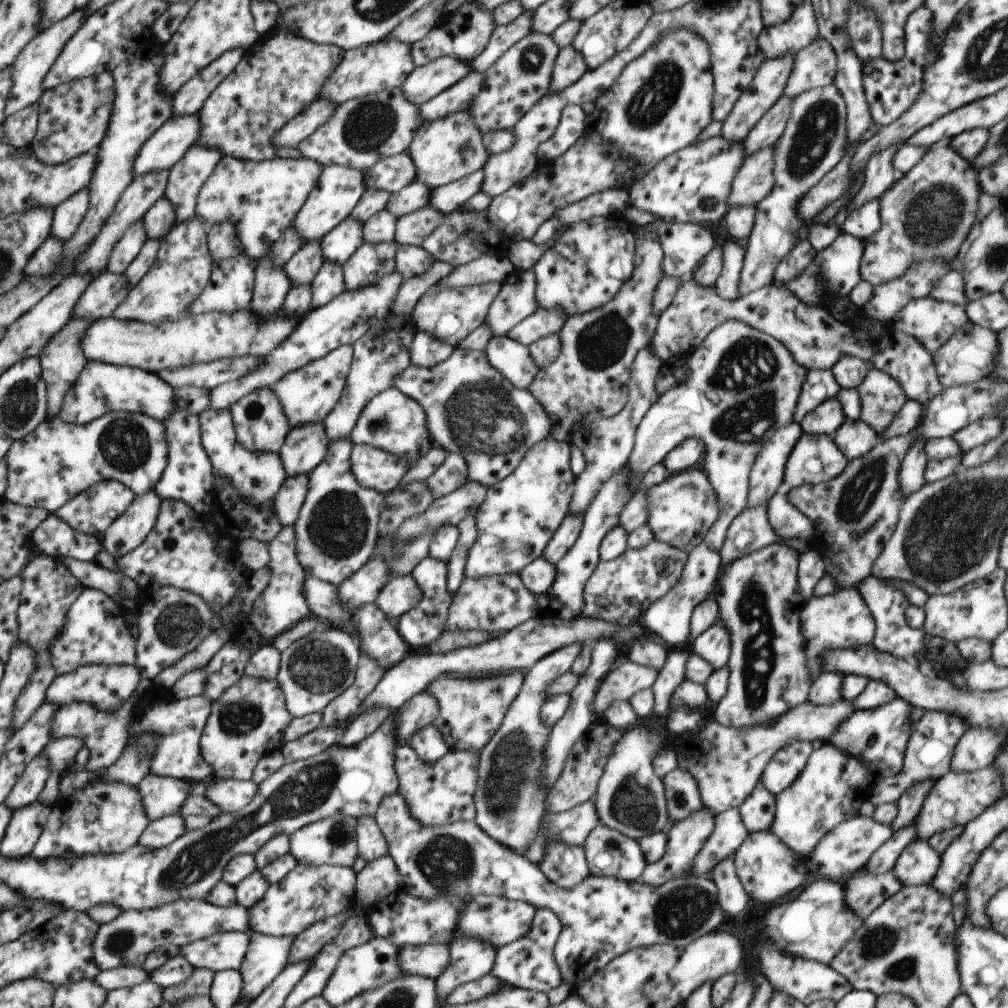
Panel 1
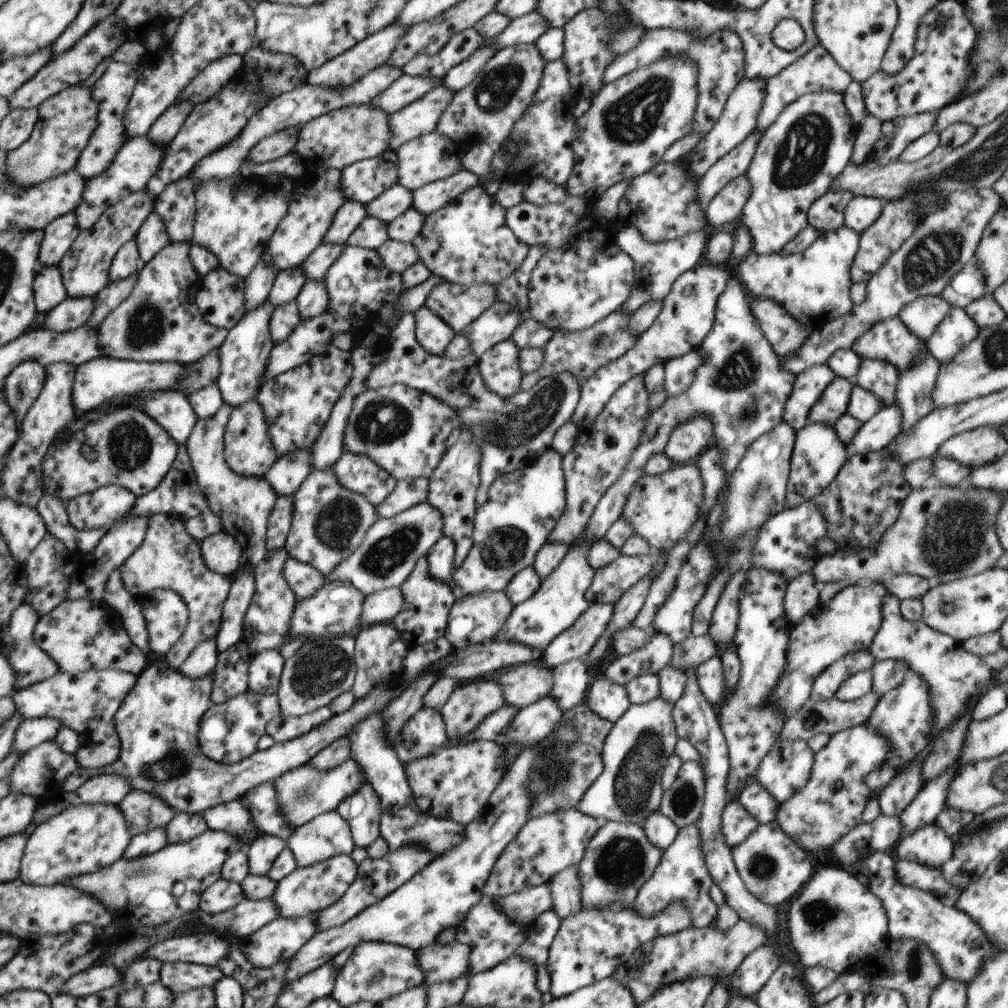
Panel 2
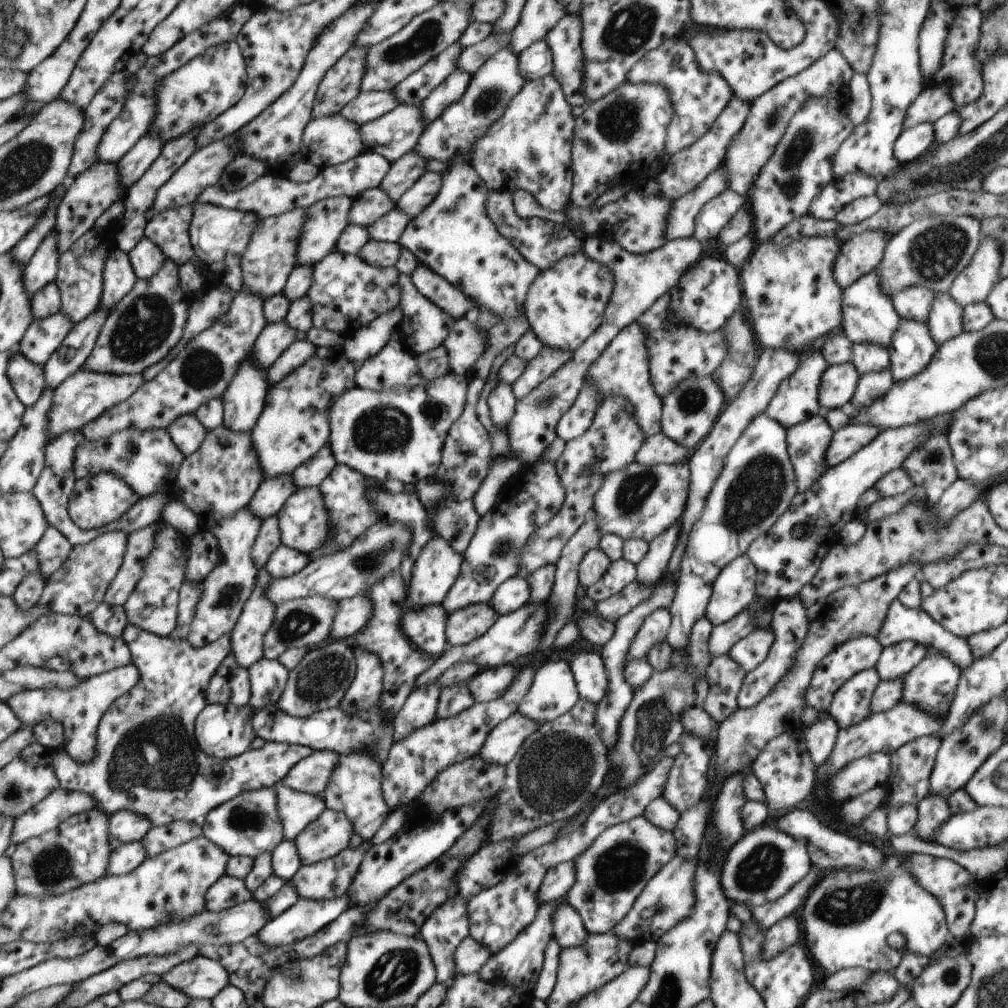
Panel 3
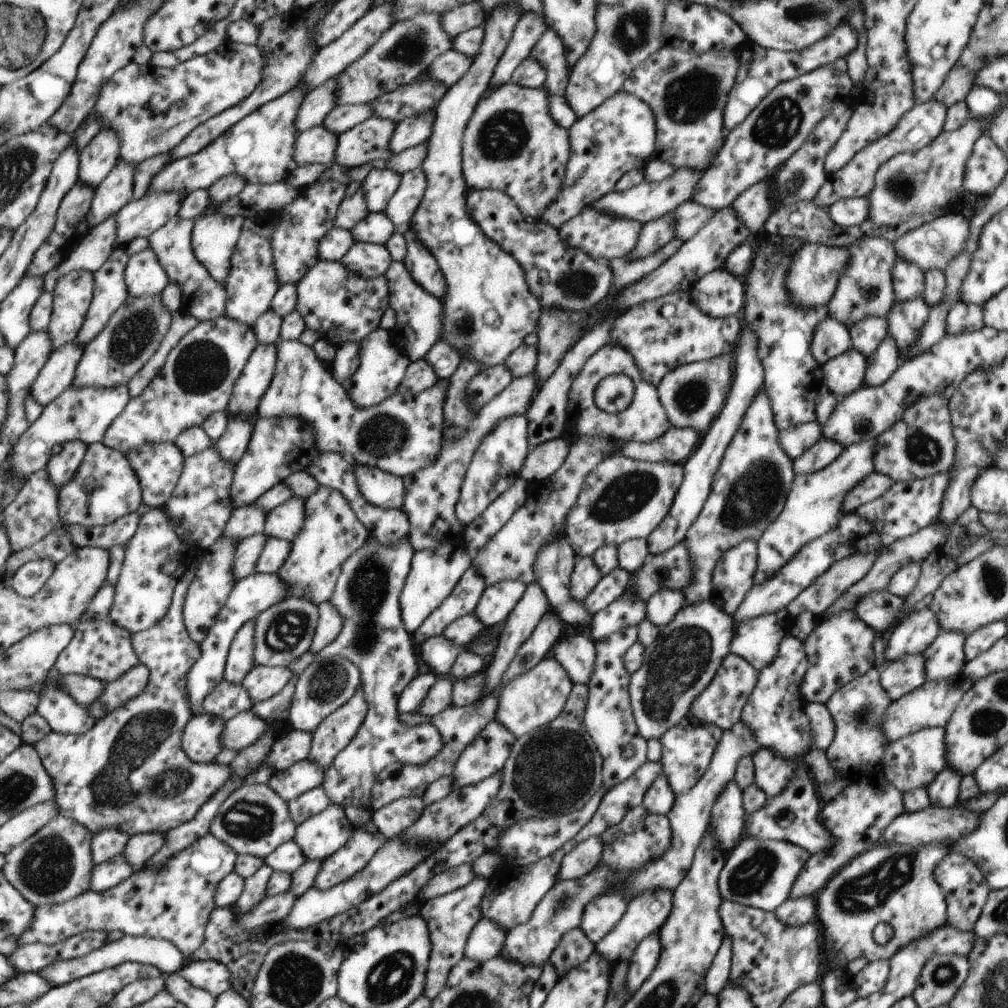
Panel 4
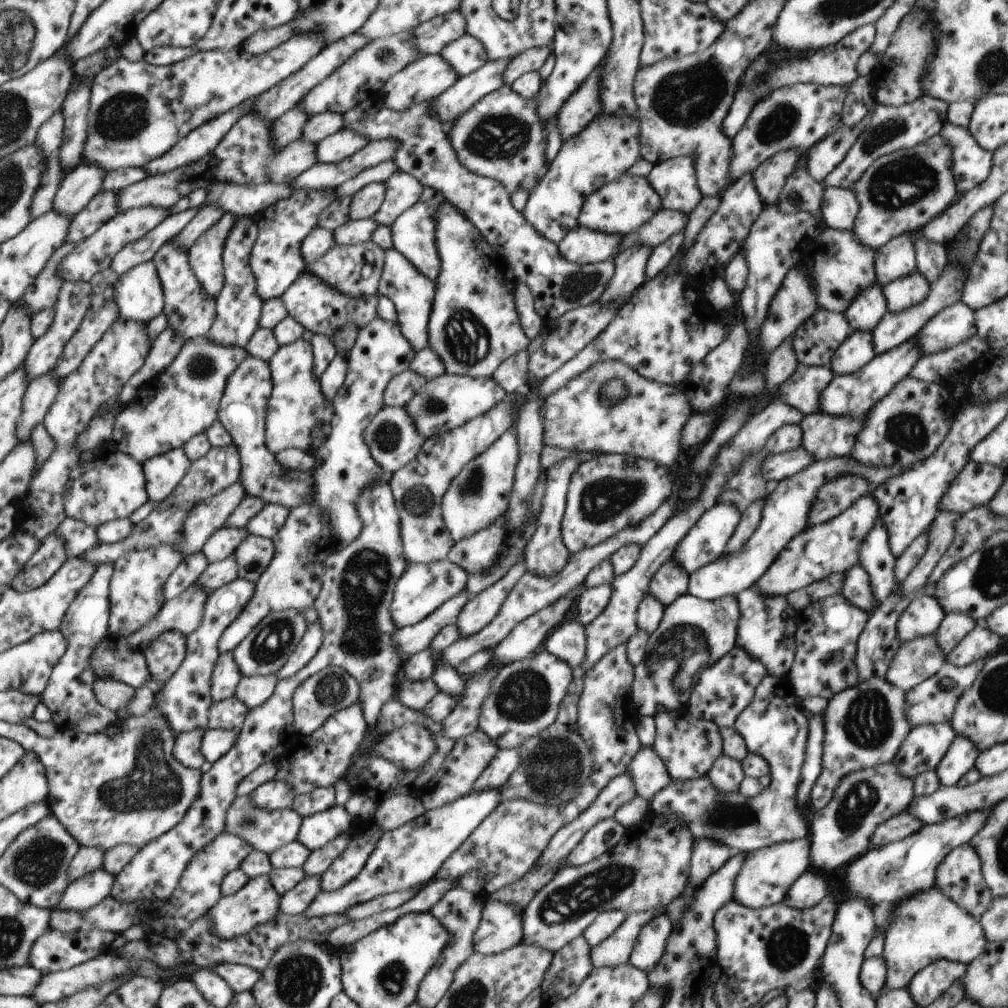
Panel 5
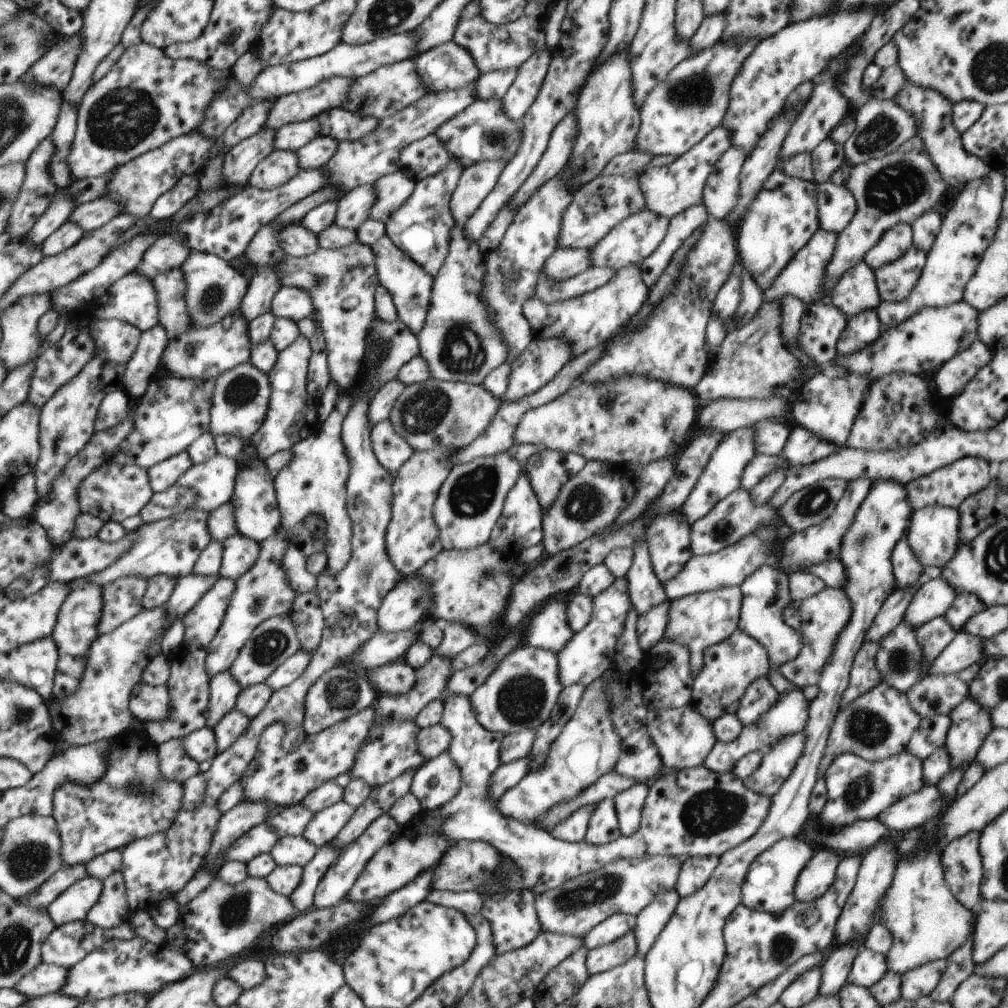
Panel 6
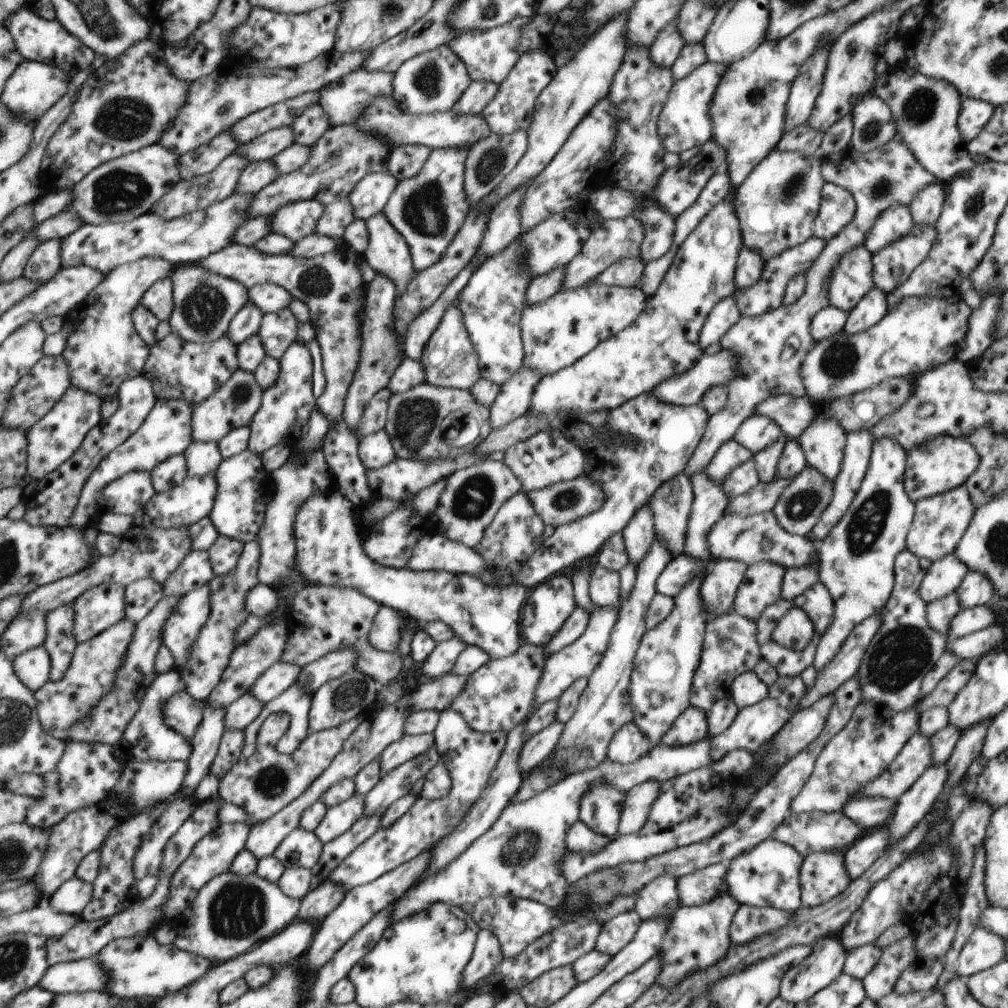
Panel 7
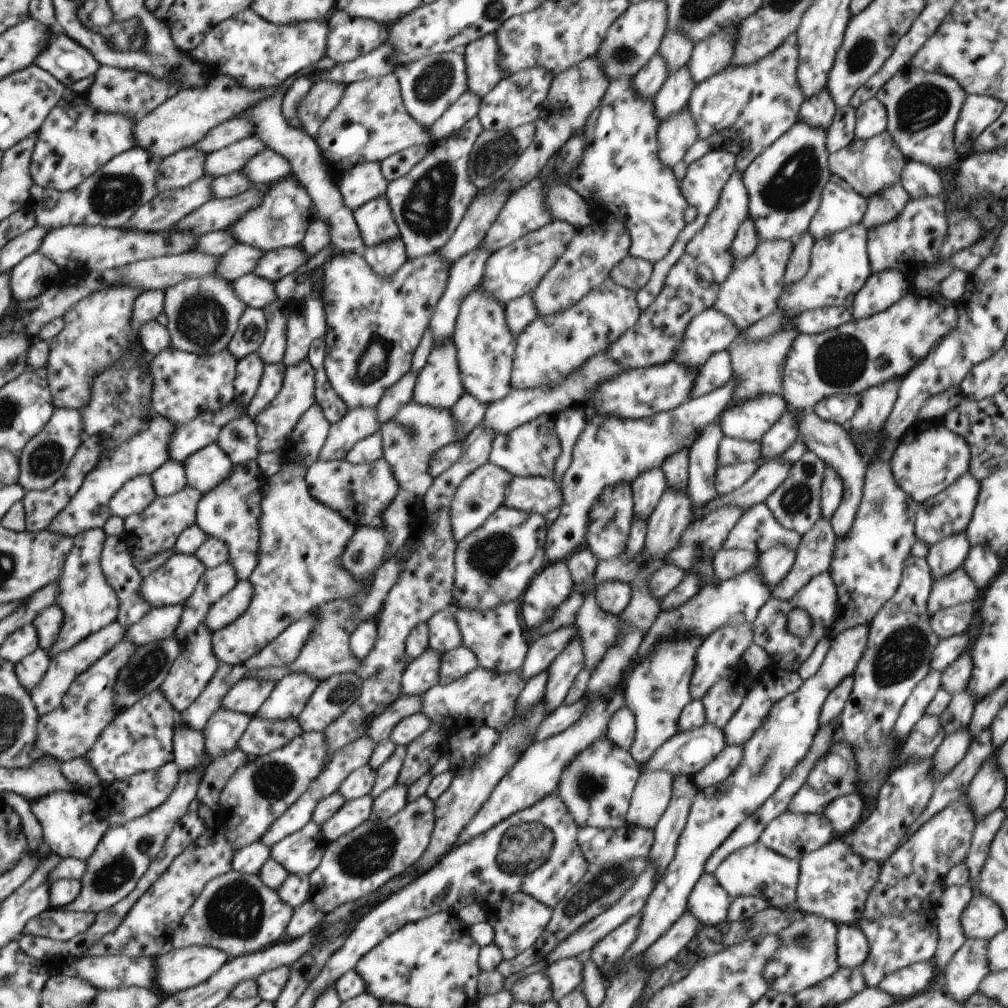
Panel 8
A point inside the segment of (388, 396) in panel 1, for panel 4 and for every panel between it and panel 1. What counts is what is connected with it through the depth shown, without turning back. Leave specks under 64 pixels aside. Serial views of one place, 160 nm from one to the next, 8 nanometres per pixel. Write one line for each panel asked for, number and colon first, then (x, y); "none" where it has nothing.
2: (402, 430)
3: (398, 434)
4: (404, 433)

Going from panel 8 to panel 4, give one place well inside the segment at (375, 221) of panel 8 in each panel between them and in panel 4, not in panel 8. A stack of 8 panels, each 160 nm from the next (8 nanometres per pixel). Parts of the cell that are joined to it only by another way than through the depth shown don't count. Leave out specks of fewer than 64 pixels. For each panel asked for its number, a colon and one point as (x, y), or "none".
4: (419, 325)
5: (412, 293)
6: (410, 286)
7: (387, 253)

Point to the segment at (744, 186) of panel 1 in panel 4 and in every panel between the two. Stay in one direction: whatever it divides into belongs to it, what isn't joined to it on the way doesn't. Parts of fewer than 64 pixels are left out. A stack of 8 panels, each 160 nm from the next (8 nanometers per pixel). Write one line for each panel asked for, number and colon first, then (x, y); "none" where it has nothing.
2: (726, 205)
3: (716, 213)
4: (690, 216)

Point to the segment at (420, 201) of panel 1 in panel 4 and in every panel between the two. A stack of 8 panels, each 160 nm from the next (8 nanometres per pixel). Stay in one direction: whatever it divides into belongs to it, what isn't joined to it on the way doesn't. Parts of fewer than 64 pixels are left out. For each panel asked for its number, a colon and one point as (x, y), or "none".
2: (394, 201)
3: (368, 207)
4: (353, 209)

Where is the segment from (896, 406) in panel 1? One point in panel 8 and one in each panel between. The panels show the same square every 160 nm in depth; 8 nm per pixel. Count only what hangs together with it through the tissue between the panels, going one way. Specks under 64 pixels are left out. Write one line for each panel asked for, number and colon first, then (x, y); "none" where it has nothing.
2: (880, 378)
3: (868, 358)
4: (866, 336)
5: (866, 311)
6: (856, 291)
7: (852, 278)
8: (840, 265)

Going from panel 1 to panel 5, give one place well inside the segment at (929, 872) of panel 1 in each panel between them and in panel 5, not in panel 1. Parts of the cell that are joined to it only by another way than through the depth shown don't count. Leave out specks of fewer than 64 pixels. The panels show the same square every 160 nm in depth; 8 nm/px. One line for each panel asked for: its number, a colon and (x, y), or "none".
2: (929, 846)
3: (933, 811)
4: (943, 792)
5: (961, 756)

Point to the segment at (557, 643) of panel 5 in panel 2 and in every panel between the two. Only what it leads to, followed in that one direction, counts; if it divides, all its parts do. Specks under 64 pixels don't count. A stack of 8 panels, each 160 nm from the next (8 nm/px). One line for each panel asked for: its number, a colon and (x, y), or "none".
2: (610, 701)
3: (591, 676)
4: (576, 654)

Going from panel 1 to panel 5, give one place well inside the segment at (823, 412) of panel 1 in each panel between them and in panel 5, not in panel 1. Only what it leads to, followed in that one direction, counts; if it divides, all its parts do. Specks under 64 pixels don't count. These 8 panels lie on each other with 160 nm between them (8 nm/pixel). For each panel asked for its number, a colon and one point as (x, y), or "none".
2: (833, 403)
3: (839, 382)
4: (842, 375)
5: (856, 351)

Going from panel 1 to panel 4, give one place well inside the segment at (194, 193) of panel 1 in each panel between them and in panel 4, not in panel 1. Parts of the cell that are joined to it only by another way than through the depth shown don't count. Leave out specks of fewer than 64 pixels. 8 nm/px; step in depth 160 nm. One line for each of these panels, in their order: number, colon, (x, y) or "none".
2: (176, 203)
3: (169, 229)
4: (204, 297)

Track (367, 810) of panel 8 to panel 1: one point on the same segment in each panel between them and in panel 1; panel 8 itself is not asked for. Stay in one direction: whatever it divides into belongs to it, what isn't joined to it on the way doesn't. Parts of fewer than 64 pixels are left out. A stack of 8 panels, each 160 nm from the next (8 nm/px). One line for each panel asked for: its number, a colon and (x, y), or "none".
1: (331, 841)
2: (328, 835)
3: (330, 833)
4: (321, 835)
5: (316, 830)
6: (324, 825)
7: (338, 819)

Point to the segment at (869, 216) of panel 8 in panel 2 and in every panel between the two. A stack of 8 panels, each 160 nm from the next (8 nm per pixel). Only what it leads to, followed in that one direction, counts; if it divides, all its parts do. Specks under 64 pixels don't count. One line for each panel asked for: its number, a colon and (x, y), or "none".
2: (921, 316)
3: (914, 303)
4: (908, 280)
5: (896, 259)
6: (897, 240)
7: (896, 222)

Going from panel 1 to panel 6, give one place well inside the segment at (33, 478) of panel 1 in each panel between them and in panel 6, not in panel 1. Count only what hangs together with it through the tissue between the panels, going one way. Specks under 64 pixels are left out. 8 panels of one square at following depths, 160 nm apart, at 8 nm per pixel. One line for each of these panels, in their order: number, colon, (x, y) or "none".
2: (126, 447)
3: (148, 460)
4: (158, 465)
5: (164, 472)
6: (163, 475)

